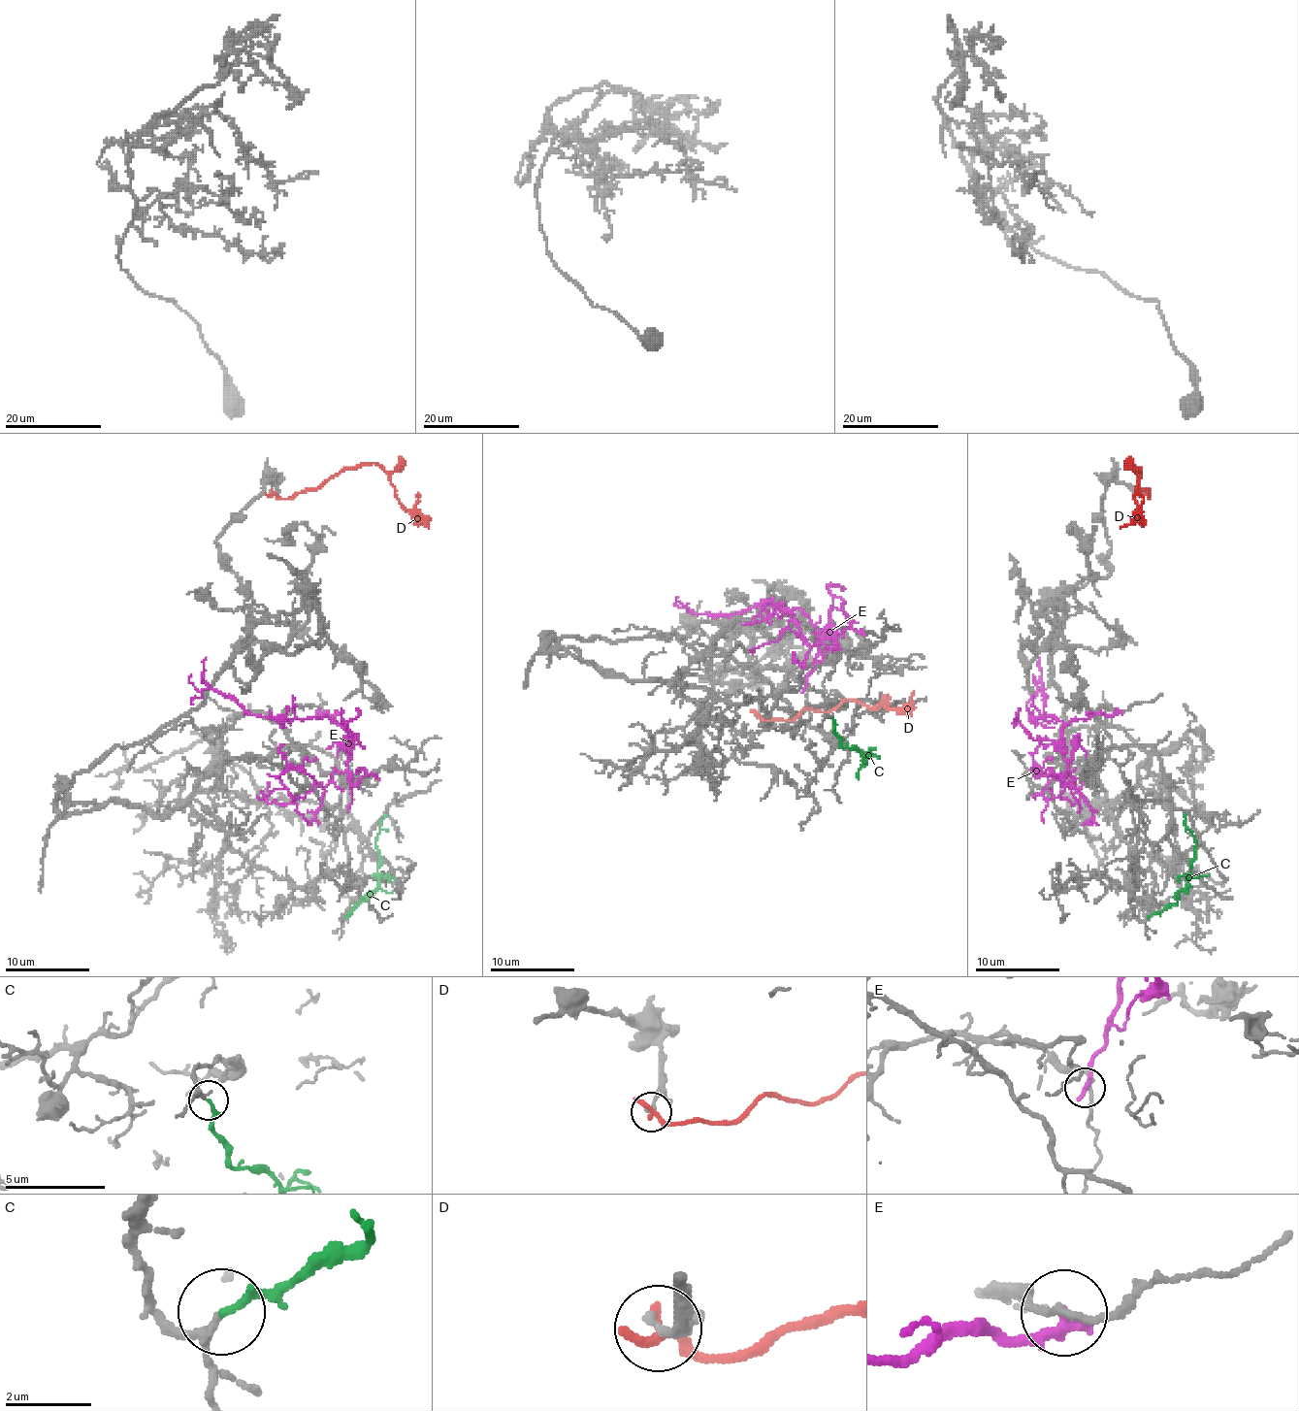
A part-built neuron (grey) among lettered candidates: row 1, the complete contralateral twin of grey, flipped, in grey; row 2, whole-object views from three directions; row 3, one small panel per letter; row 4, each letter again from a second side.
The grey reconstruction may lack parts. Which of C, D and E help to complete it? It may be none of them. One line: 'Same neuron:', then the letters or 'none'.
Same neuron: C

